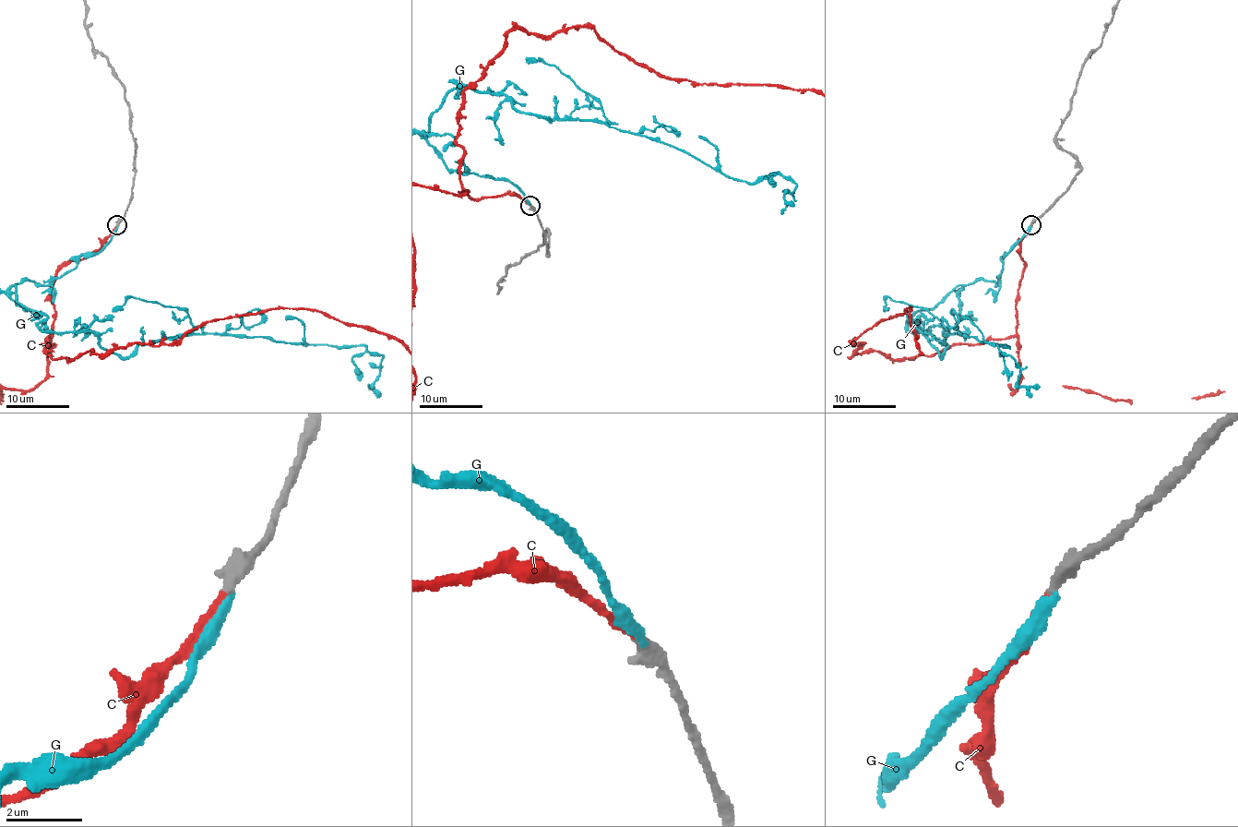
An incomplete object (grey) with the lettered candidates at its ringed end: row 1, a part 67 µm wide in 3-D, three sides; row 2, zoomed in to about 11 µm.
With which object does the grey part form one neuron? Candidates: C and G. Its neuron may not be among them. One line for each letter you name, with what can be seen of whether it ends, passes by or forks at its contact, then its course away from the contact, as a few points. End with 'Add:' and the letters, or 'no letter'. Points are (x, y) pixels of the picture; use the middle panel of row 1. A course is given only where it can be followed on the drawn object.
C: it ends
Add: C

